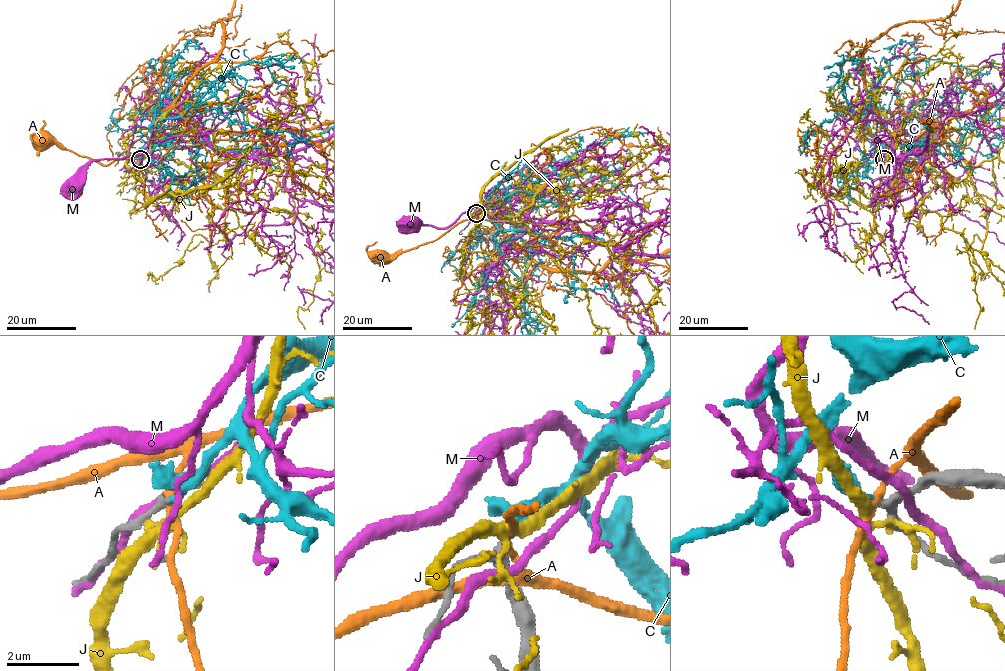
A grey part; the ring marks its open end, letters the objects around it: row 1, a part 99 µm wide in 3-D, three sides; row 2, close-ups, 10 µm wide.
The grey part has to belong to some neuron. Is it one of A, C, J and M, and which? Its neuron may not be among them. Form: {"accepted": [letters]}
{"accepted": ["C"]}

